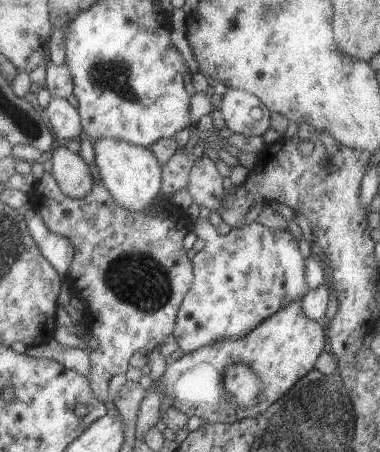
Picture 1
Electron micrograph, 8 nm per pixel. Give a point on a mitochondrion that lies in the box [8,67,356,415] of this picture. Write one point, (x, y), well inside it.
(139, 280)

